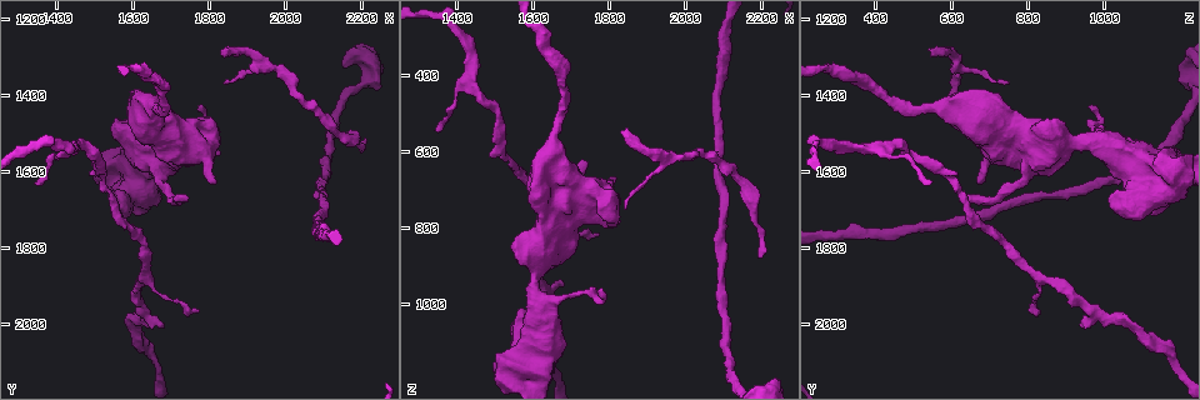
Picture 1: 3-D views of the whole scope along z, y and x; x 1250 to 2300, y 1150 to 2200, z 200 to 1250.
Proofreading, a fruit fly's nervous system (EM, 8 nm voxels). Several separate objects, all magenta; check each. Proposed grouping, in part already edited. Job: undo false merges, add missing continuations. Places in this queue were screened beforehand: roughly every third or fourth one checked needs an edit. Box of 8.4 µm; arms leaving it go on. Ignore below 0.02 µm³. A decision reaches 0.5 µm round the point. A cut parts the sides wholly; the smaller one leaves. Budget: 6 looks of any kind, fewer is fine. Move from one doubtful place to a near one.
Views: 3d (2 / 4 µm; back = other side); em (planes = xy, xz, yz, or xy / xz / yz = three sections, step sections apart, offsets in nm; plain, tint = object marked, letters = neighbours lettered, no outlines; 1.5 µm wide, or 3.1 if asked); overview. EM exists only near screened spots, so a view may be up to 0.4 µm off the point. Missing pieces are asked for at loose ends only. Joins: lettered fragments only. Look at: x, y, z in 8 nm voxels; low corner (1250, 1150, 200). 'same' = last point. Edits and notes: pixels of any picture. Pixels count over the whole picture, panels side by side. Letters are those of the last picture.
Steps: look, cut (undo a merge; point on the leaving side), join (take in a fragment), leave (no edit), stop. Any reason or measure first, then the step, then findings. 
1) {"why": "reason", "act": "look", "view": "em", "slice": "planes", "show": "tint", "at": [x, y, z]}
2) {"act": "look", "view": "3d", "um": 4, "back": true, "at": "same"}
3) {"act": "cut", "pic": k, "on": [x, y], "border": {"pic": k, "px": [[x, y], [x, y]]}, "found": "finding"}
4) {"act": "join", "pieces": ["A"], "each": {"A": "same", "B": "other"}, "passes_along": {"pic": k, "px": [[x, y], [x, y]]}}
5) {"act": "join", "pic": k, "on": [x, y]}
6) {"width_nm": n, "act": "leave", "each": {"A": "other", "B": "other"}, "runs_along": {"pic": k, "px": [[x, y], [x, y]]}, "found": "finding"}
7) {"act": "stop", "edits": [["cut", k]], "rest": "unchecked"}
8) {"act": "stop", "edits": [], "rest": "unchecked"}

{"why": "an open end", "act": "look", "view": "em", "slice": "yz", "step": 4, "show": "letters", "at": [1850, 1285, 545]}

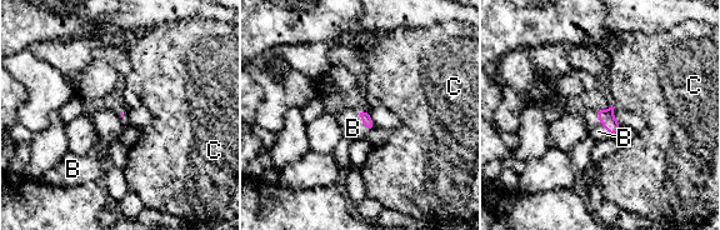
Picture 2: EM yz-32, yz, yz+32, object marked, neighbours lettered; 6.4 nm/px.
{"longest_contact_nm": ["B", 190], "act": "join", "pieces": ["B"], "each": {"B": "same", "C": "other"}, "passes_along": {"pic": 2, "px": [[606, 118], [600, 121], [598, 131]]}, "found": "it goes on there"}

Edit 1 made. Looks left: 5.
{"act": "look", "view": "overview"}

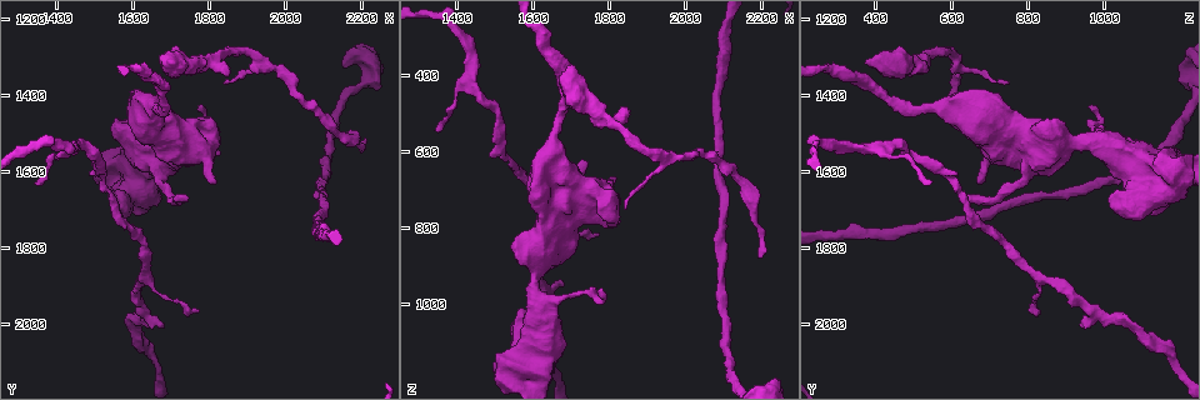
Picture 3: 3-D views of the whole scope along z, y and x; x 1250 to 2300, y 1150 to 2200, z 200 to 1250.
{"why": "tapers out", "act": "look", "view": "3d", "um": 2, "at": [1350, 1635, 550]}

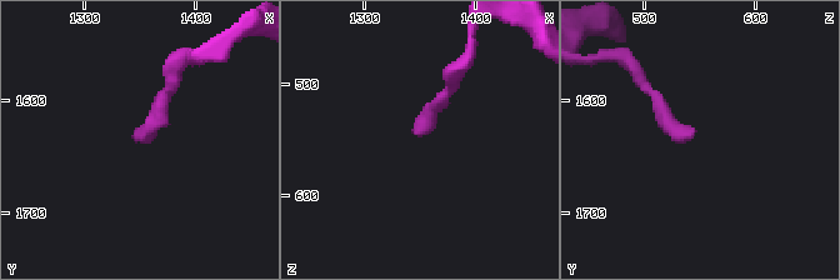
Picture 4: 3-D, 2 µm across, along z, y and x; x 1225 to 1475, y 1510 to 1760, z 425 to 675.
{"act": "look", "view": "em", "slice": "xz", "step": 8, "show": "tint", "at": [1350, 1632, 546]}

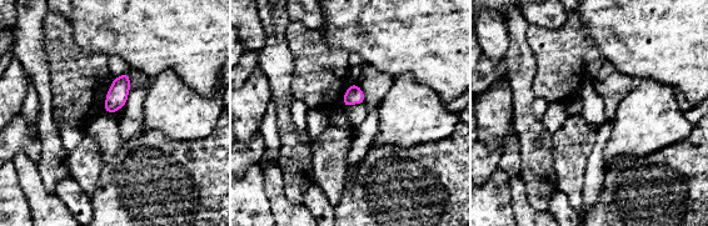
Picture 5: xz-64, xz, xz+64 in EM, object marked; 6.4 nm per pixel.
{"act": "look", "view": "em", "slice": "planes", "show": "letters", "at": "same"}

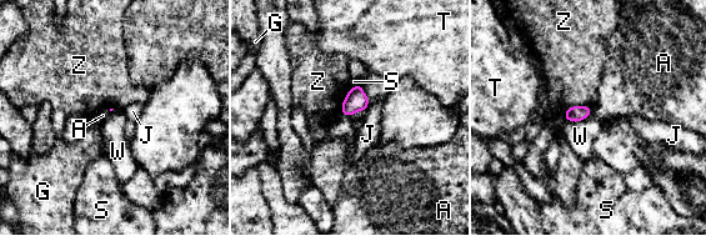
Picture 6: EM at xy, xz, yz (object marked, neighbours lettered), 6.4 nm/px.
{"act": "leave", "each": {"A": "other", "G": "other", "J": "other", "S": "other", "T": "other", "W": "other", "Z": "other"}, "border": {"pic": 6, "px": [[590, 114], [577, 121], [565, 120]]}, "found": "none of them fits"}

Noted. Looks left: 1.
{"act": "stop", "edits": [["join", 2]], "rest": "unchecked"}

